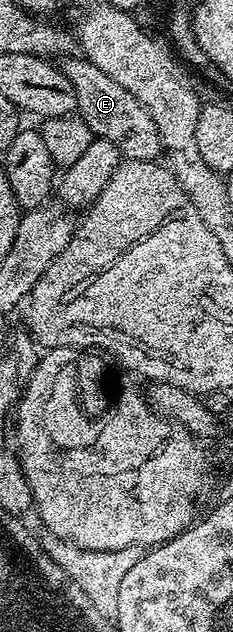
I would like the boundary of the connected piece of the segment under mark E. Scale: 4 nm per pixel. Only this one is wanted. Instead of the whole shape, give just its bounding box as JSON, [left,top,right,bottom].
[61,55,163,160]

